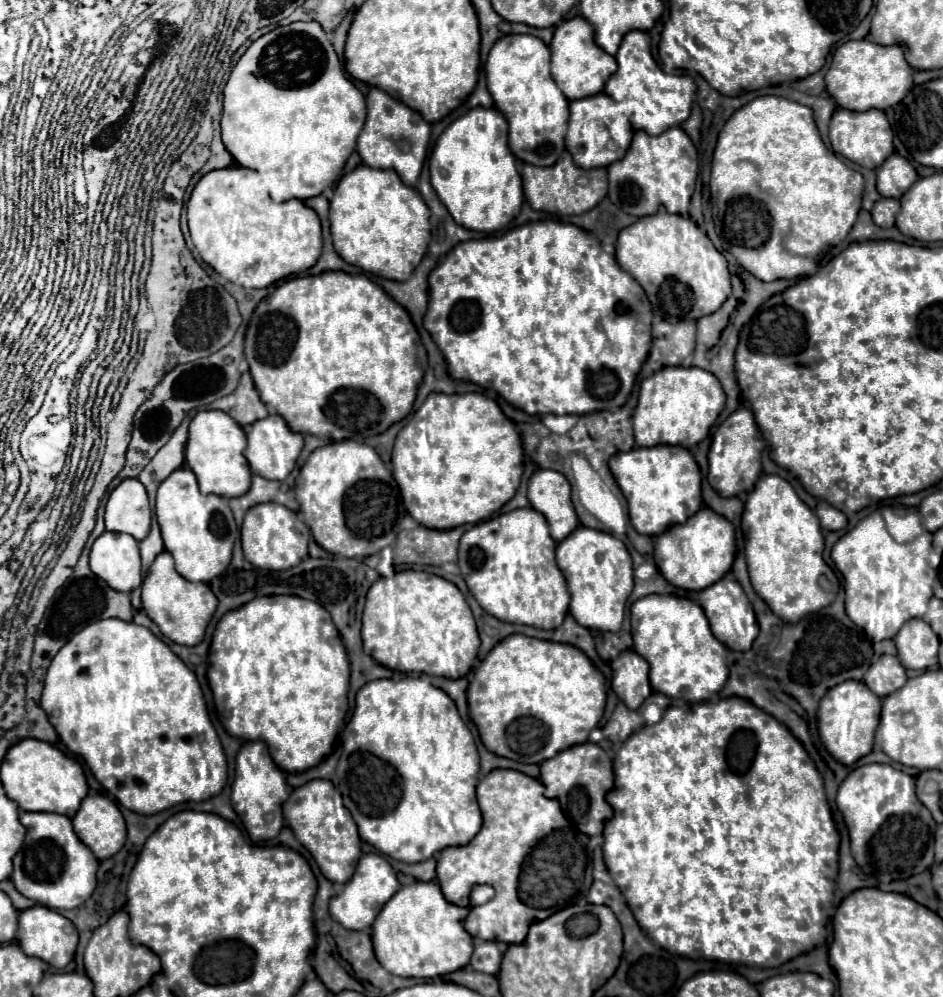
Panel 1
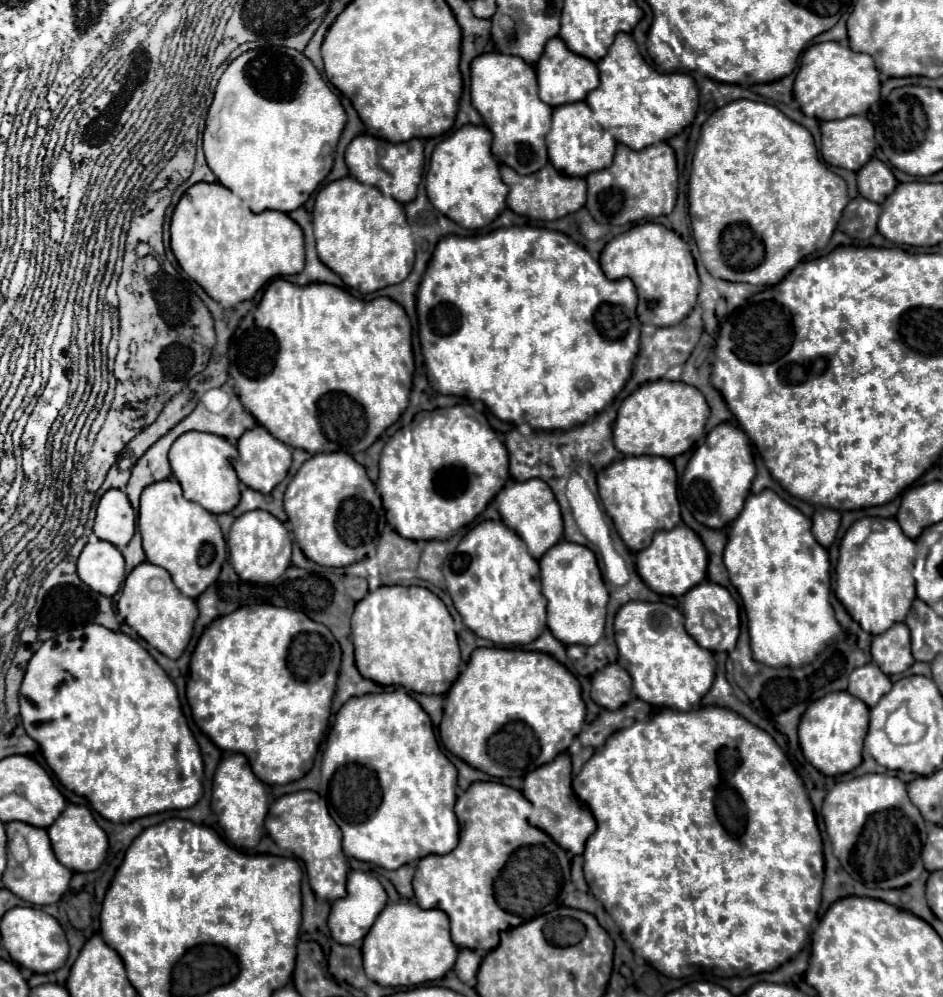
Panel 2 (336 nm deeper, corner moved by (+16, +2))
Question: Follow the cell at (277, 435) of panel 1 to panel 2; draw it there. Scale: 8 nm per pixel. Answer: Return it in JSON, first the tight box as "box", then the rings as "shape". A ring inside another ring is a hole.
{"box":[234,426,292,494],"shape":[[[256,426],[252,430],[246,430],[240,440],[238,440],[238,460],[234,464],[236,468],[236,474],[238,478],[252,490],[258,490],[258,492],[264,492],[268,494],[276,484],[280,484],[286,474],[288,474],[288,468],[292,464],[292,450],[290,446],[286,446],[284,442],[276,440],[266,428],[262,426]]]}

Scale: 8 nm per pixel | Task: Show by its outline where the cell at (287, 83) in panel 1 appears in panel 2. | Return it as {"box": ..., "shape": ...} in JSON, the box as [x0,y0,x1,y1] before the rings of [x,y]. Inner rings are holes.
{"box":[204,46,346,212],"shape":[[[288,46],[248,50],[232,60],[218,80],[204,128],[206,164],[216,180],[246,202],[252,212],[292,212],[310,198],[332,170],[336,144],[344,124],[346,112],[340,98],[328,88],[308,56]]]}

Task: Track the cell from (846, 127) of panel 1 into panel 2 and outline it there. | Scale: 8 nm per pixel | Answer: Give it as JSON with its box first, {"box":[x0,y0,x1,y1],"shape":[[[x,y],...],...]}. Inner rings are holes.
{"box":[820,116,874,170],"shape":[[[866,116],[820,122],[822,158],[830,166],[860,170],[874,154],[874,126]]]}

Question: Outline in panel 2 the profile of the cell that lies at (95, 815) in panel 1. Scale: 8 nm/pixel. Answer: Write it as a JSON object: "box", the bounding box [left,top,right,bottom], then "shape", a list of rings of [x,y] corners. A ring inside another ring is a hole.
{"box":[48,804,108,872],"shape":[[[68,804],[68,808],[60,814],[60,818],[56,820],[56,824],[52,824],[48,828],[48,836],[52,842],[52,848],[56,852],[56,858],[72,868],[74,872],[92,872],[96,870],[104,858],[106,858],[106,850],[108,850],[108,836],[106,832],[98,826],[98,822],[94,820],[92,812],[82,806],[82,804]]]}

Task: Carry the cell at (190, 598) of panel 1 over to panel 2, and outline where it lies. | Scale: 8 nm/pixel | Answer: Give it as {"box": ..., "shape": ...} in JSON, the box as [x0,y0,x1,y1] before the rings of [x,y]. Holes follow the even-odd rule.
{"box":[118,562,198,658],"shape":[[[150,562],[138,564],[126,578],[122,596],[118,600],[118,612],[150,646],[160,650],[168,658],[180,658],[184,648],[192,638],[192,626],[198,618],[196,602],[188,596],[182,596],[174,586],[170,574]]]}

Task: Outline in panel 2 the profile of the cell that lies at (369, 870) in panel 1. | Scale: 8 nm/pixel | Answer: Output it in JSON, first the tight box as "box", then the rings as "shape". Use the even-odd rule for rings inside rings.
{"box":[328,870,388,944],"shape":[[[352,870],[348,874],[348,882],[346,882],[346,896],[332,902],[332,910],[328,916],[328,928],[330,928],[332,938],[340,944],[360,942],[368,934],[370,926],[374,924],[380,908],[384,908],[386,900],[388,900],[388,896],[386,896],[382,884],[378,882],[378,878],[374,878],[362,870]]]}

